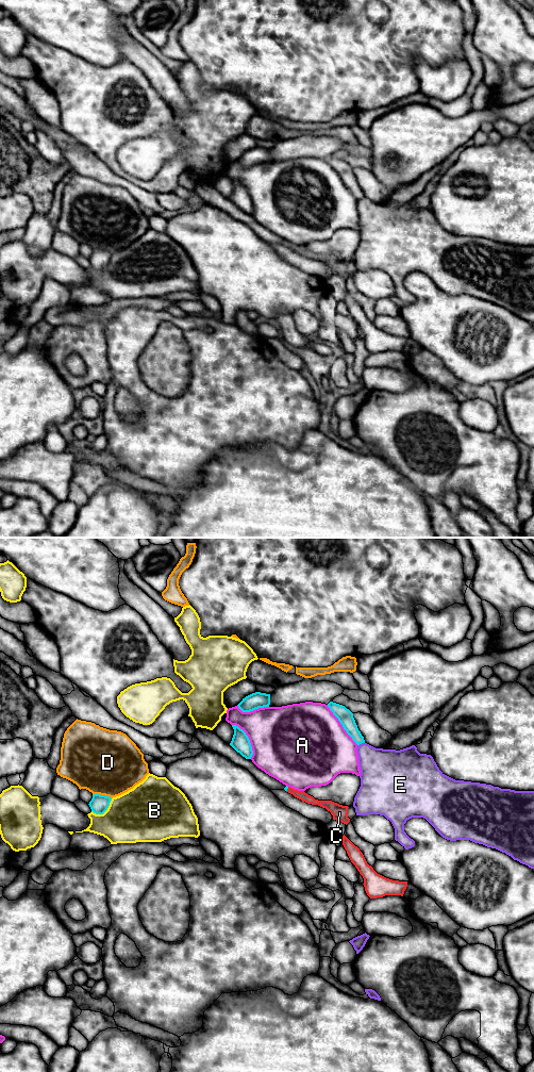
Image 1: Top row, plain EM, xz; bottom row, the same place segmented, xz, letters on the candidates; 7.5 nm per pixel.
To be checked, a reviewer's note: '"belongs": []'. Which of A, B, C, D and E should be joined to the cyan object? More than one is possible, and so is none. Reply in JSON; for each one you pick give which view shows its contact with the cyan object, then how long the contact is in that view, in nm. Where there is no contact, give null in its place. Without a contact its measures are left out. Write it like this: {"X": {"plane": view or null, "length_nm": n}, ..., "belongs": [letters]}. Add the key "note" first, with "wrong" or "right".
{"note": "right", "belongs": []}

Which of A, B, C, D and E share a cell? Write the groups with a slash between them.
A / B / C / D / E

